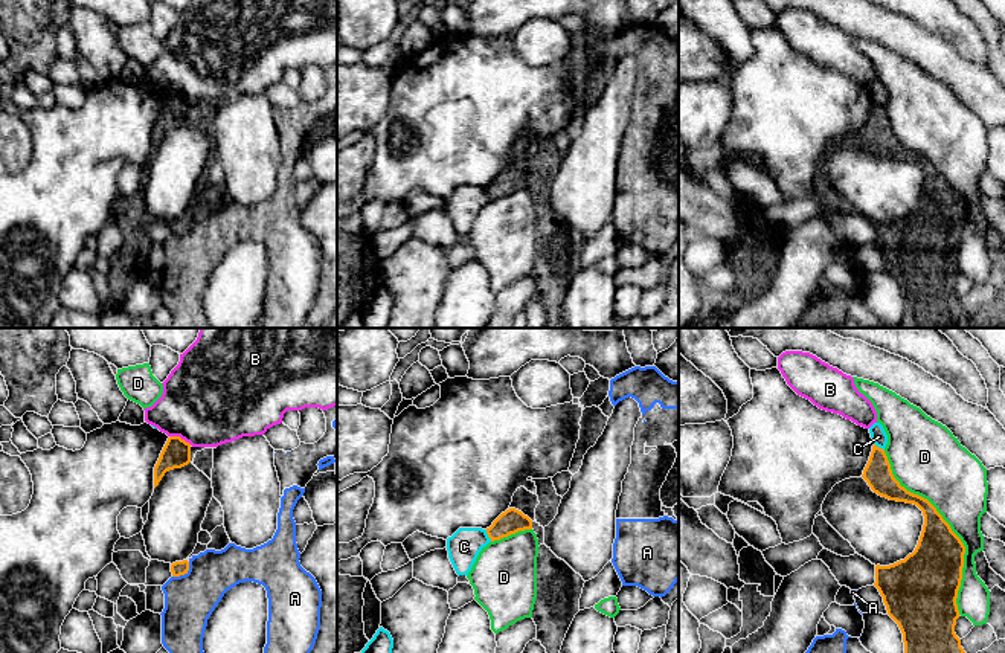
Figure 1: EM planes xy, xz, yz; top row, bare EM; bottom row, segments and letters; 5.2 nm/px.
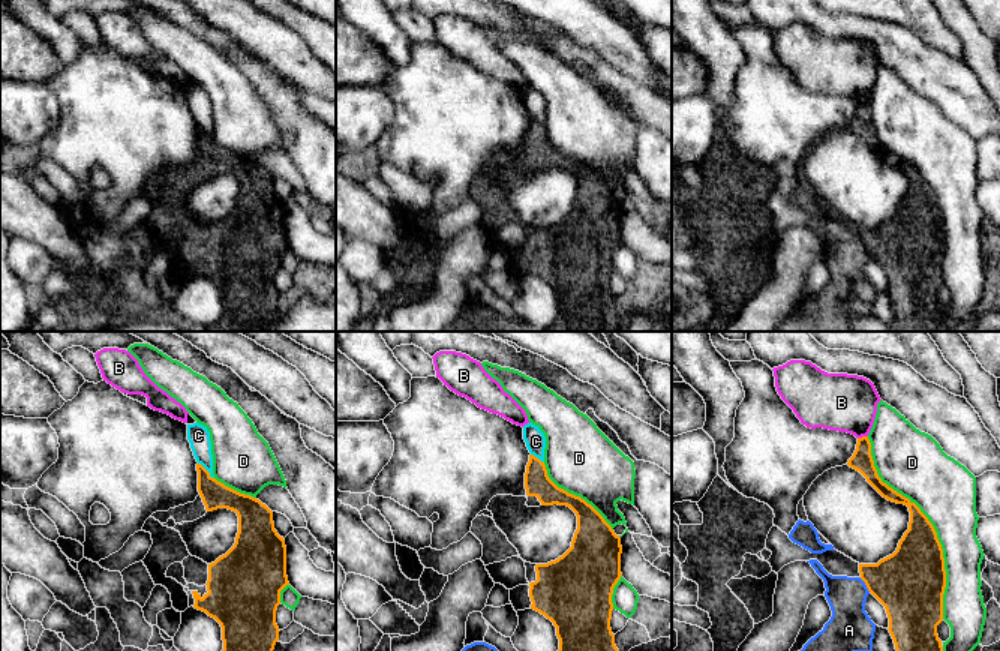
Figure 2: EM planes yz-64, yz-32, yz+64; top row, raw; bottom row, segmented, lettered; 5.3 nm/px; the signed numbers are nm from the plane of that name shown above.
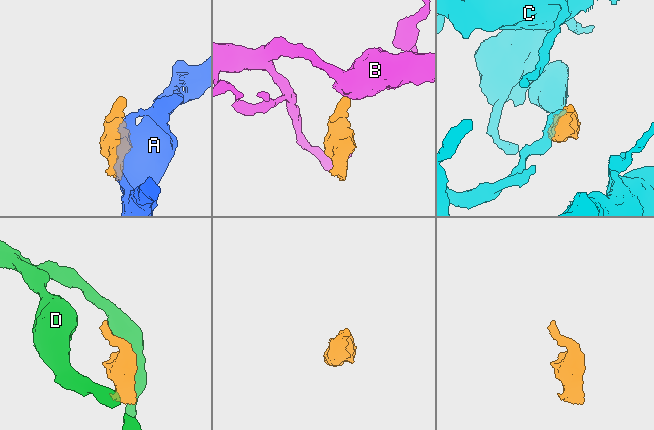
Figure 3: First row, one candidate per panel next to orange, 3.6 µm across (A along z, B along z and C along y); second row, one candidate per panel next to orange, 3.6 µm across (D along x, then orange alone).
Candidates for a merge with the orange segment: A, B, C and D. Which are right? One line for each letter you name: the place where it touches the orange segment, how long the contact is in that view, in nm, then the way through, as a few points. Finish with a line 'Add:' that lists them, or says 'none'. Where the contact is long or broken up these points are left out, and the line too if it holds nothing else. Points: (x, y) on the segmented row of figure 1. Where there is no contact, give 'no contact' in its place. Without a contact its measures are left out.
Add: none

